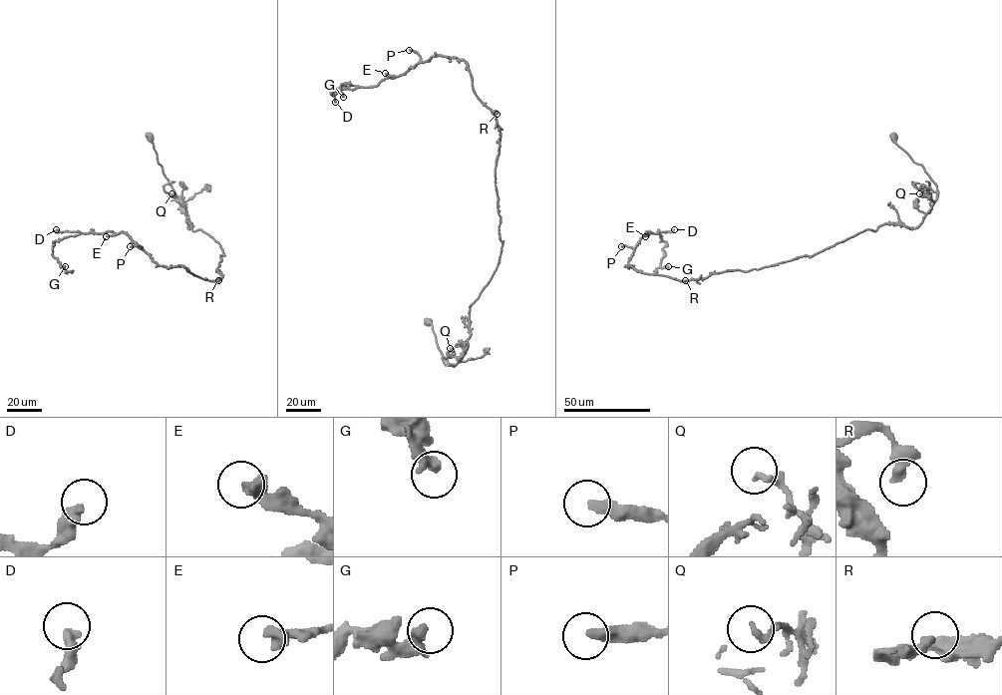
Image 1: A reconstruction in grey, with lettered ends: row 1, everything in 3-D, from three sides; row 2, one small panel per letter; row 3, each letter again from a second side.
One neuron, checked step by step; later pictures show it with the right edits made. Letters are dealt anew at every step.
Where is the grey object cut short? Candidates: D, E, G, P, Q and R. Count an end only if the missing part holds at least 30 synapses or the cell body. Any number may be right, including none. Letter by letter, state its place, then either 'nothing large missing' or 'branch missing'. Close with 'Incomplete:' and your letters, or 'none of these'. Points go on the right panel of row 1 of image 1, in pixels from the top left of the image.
D: (674, 229) | nothing large missing
E: (645, 236) | branch missing
G: (668, 266) | nothing large missing
P: (621, 246) | nothing large missing
Q: (919, 193) | nothing large missing
R: (685, 280) | nothing large missing
Incomplete: E

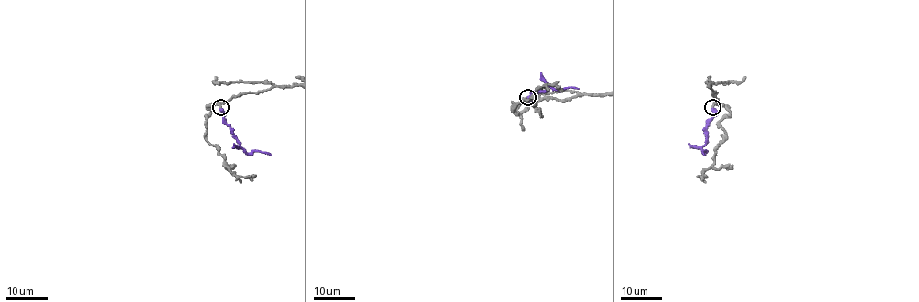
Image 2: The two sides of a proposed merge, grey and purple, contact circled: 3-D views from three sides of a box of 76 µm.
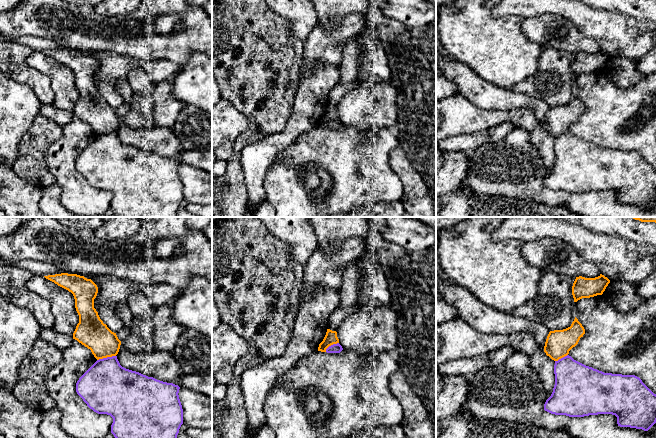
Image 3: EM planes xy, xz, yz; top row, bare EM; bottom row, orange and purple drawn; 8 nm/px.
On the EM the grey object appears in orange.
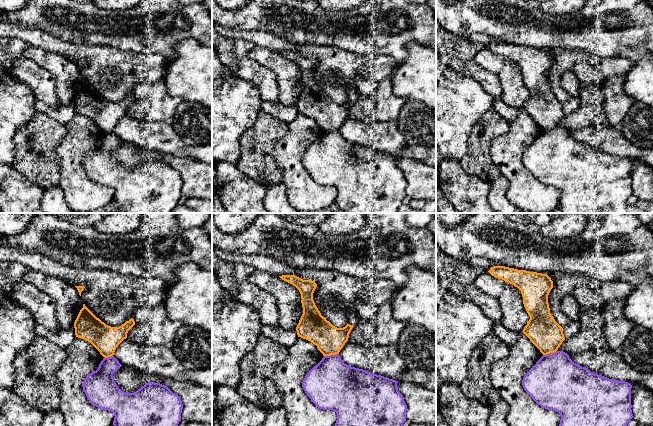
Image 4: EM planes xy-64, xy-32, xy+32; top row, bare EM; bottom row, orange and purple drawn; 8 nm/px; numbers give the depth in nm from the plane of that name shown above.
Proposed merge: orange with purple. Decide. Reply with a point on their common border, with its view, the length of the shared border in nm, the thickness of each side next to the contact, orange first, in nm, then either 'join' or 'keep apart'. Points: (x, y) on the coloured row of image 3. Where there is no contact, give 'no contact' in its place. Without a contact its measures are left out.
meets orange in xy at (106, 357); contact 160 nm long; 240 nm thick on the orange side, 420 nm on the other; keep apart

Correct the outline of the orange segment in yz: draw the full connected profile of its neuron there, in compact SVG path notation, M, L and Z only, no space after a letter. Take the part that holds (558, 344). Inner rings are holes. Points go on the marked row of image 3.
M575 317L570 327L549 332L544 352L552 360L558 361L569 354L569 351L578 344L584 334L584 327Z

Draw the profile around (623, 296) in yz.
M619 279L610 281L602 297L621 313L628 313L646 301L639 296L634 284Z

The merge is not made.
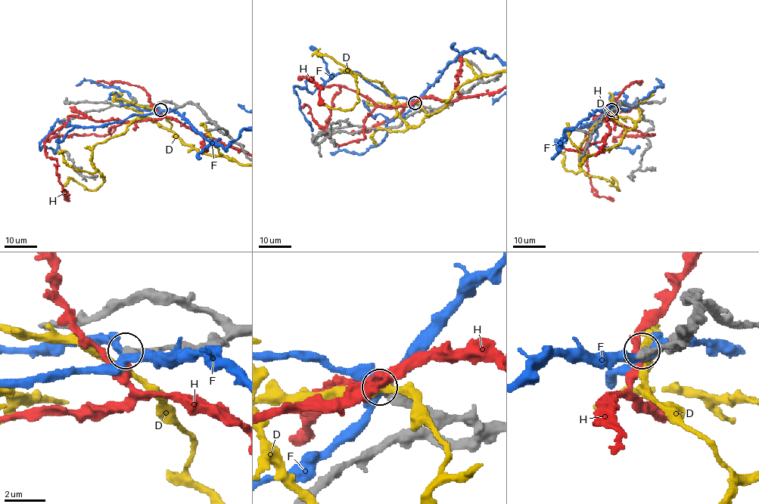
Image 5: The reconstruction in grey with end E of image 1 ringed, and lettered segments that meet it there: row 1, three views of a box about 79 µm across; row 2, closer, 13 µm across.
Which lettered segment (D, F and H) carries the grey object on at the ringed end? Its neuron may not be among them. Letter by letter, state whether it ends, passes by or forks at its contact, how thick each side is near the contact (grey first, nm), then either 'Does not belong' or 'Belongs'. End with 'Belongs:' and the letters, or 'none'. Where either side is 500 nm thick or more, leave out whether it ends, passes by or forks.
D: It passes by. Thickness 440 nm (grey) against 400 nm. Does not belong
F: It forks there. Thickness 480 nm (grey) against 380 nm. Does not belong
H: It passes by. Thickness 440 nm (grey) against 340 nm. Does not belong
Belongs: none

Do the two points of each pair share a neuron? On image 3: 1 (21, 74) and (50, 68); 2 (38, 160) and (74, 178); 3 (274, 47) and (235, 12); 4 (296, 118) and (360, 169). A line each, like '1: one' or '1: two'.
1: two
2: two
3: one
4: two

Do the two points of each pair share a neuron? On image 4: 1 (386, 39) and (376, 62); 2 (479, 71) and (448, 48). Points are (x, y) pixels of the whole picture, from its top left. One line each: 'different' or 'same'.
1: different
2: same

